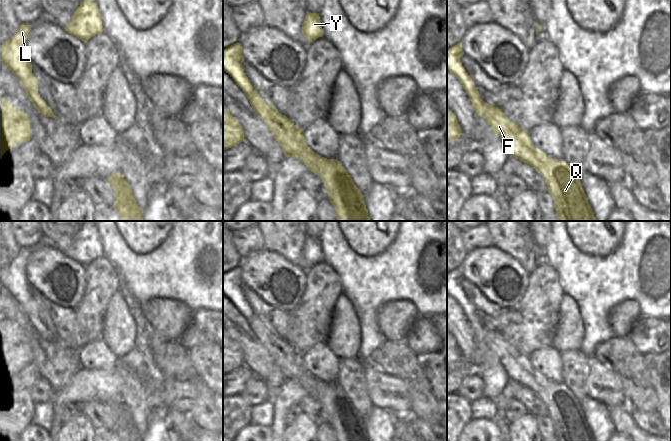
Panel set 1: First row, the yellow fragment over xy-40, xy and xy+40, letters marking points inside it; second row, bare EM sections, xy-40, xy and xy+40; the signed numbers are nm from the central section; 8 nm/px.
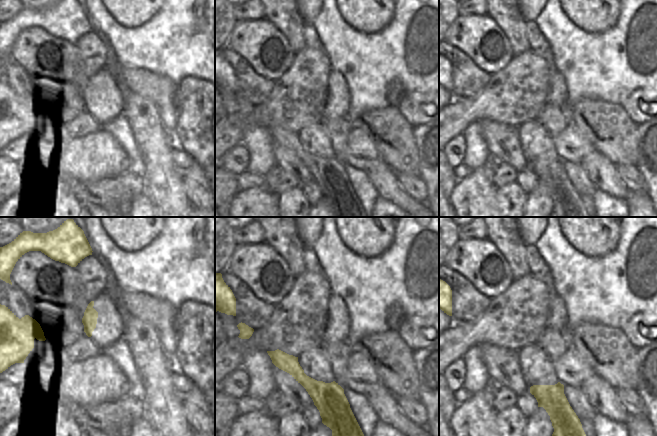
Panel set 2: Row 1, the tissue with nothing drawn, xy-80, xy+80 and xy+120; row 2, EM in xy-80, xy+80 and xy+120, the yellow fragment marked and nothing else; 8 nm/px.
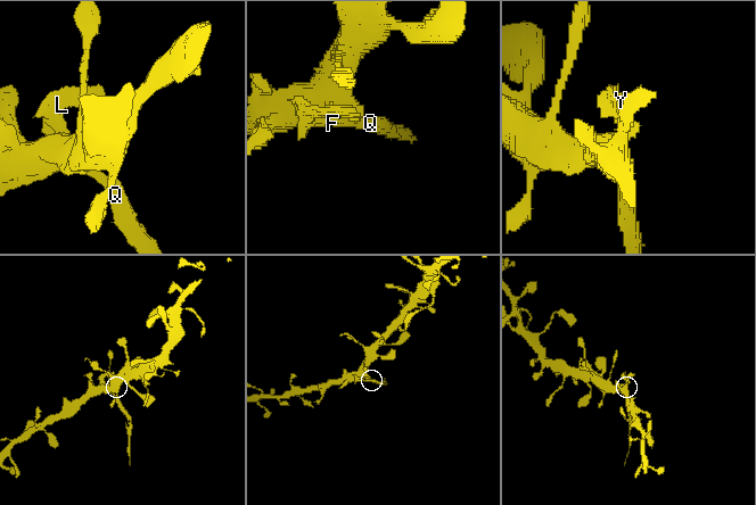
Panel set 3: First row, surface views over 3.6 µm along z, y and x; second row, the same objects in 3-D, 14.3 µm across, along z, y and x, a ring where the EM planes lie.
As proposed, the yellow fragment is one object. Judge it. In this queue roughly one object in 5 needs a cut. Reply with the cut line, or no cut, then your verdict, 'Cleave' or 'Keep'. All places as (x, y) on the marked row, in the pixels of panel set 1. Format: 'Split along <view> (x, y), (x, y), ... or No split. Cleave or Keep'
Split along xy+40 (535, 149), (535, 155), (541, 161), (533, 166). Cleave.

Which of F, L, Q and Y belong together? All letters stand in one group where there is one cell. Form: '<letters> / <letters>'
F L Y / Q

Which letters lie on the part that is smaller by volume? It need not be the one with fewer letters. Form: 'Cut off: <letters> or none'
Cut off: Q

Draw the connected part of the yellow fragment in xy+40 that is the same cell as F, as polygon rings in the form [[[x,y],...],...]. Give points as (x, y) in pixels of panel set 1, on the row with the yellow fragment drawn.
[[[462,42],[447,49],[447,71],[462,84],[476,113],[483,117],[498,134],[510,156],[533,167],[537,163],[541,163],[542,161],[536,156],[536,148],[530,140],[528,131],[521,129],[511,121],[502,112],[502,109],[495,105],[489,105],[480,98],[474,82],[460,62],[463,55]]]

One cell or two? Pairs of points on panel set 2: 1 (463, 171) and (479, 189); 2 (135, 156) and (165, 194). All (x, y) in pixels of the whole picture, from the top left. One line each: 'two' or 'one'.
1: two
2: two

